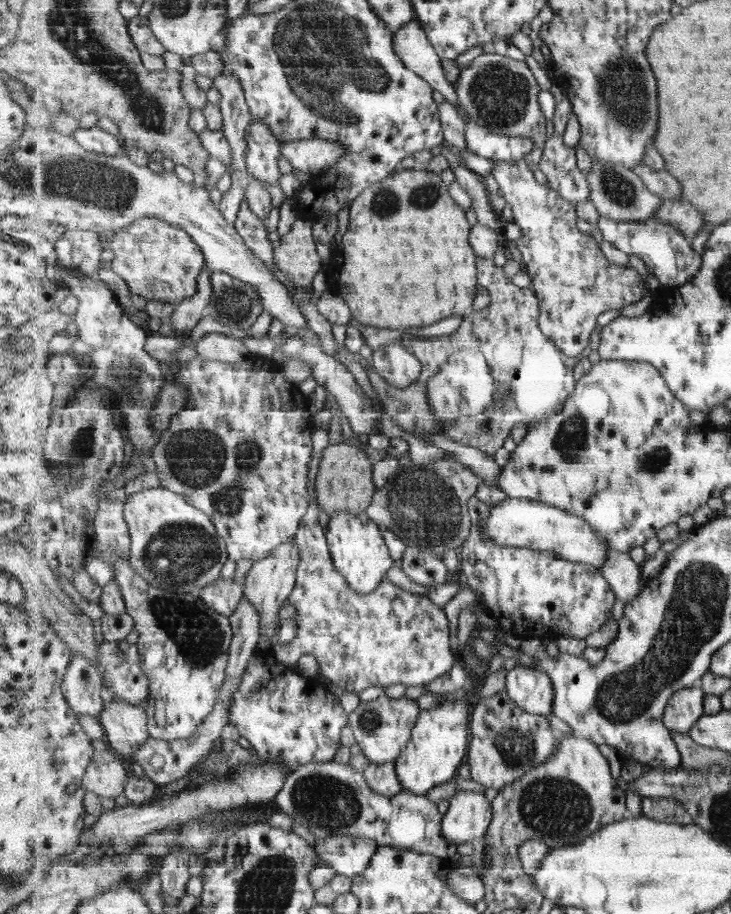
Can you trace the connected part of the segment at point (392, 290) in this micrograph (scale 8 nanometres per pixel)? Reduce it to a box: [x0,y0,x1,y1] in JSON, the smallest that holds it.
[332,169,479,329]

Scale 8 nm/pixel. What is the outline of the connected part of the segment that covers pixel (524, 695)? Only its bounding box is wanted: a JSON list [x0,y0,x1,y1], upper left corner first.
[505,662,555,715]

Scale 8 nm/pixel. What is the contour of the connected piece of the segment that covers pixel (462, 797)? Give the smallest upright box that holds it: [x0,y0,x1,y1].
[443,791,493,845]

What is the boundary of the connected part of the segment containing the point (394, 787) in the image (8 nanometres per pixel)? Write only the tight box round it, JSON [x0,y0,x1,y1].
[363,763,403,799]

